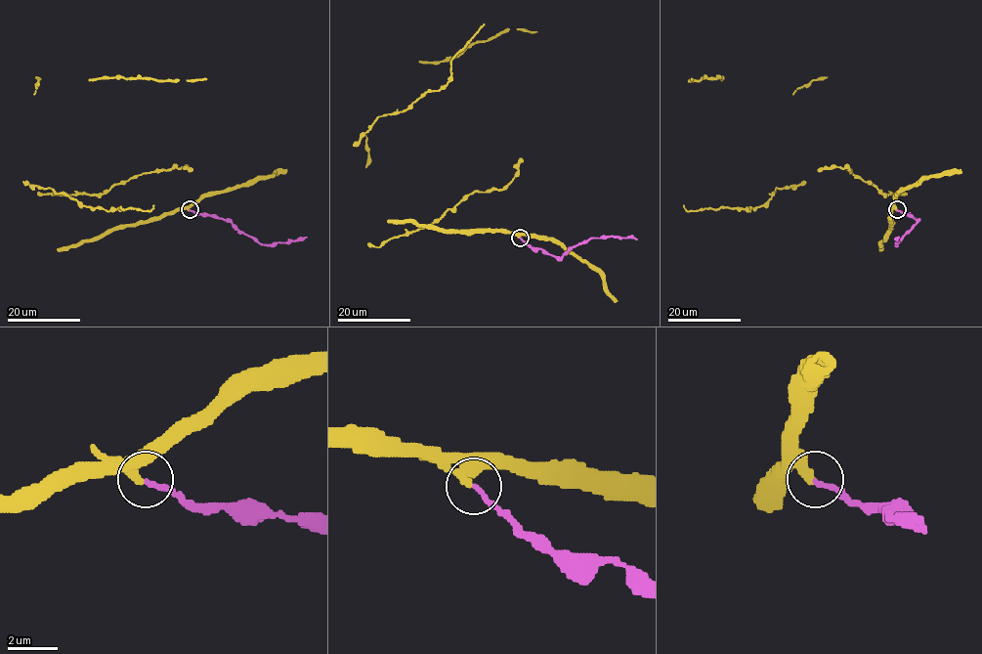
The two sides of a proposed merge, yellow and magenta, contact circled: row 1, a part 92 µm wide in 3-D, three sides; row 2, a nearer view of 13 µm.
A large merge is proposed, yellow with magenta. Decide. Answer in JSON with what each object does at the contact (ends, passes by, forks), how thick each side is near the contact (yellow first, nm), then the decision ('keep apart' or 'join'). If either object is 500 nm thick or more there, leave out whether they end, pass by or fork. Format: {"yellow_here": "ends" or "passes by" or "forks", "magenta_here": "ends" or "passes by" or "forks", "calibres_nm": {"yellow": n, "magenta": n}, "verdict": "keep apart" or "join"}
{"yellow_here": "ends", "magenta_here": "ends", "calibres_nm": {"yellow": 400, "magenta": 200}, "verdict": "join"}

